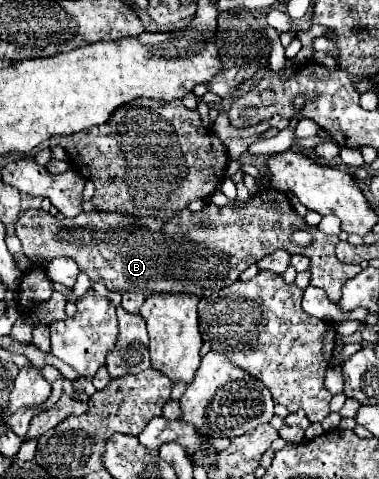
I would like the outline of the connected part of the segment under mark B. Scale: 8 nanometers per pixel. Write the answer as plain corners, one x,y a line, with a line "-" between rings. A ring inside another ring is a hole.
262,189
252,199
248,199
244,207
218,207
212,203
208,203
206,207
208,209
200,213
192,213
190,209
184,209
182,215
178,215
178,219
170,219
170,221
130,219
118,213
98,213
98,211
80,213
72,219
58,221
56,217
52,217
50,213
42,209
28,209
16,221
16,235
22,241
22,251
30,261
36,261
36,259
50,261
54,257
72,257
78,263
80,271
84,271
90,277
90,281
100,281
110,291
142,291
144,295
152,291
156,293
182,293
184,291
184,293
208,297
214,291
238,281
240,273
248,265
270,255
274,249
286,249
290,253
300,253
300,255
310,257
312,259
312,281
310,283
314,287
324,289
332,303
340,303
342,285
362,271
360,265
348,265
348,263
338,261
338,257
334,255
334,245
338,239
322,235
318,229
308,227
304,219
292,209
288,197
284,197
284,193
280,191
-
206,217
210,219
210,223
202,225
200,221
-
300,229
308,231
314,237
308,249
294,249
296,245
292,243
290,235

